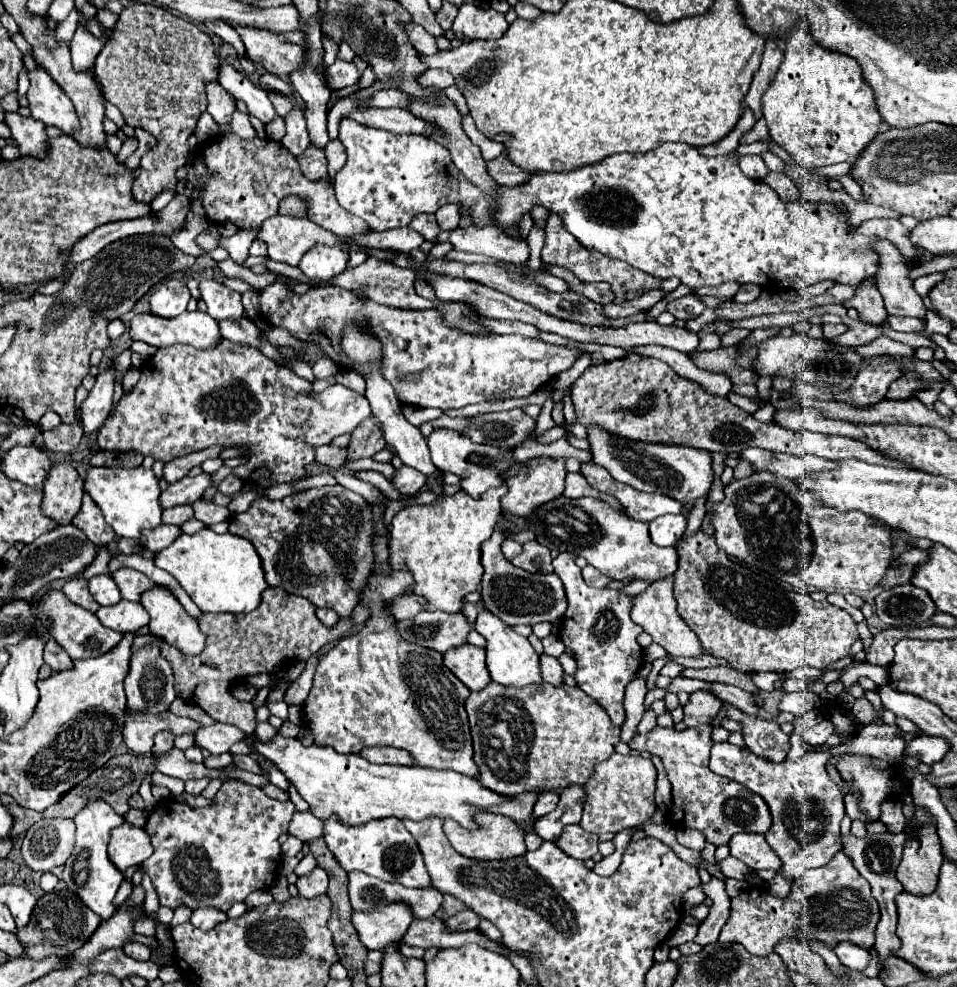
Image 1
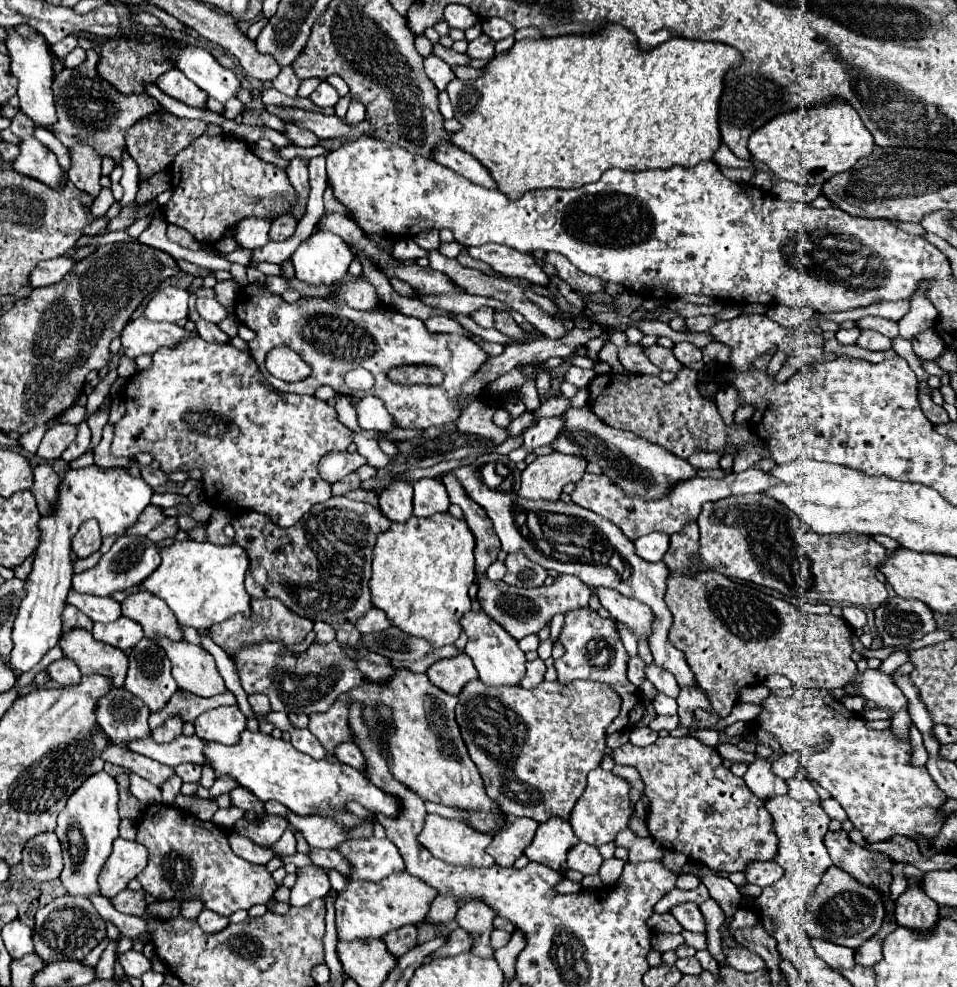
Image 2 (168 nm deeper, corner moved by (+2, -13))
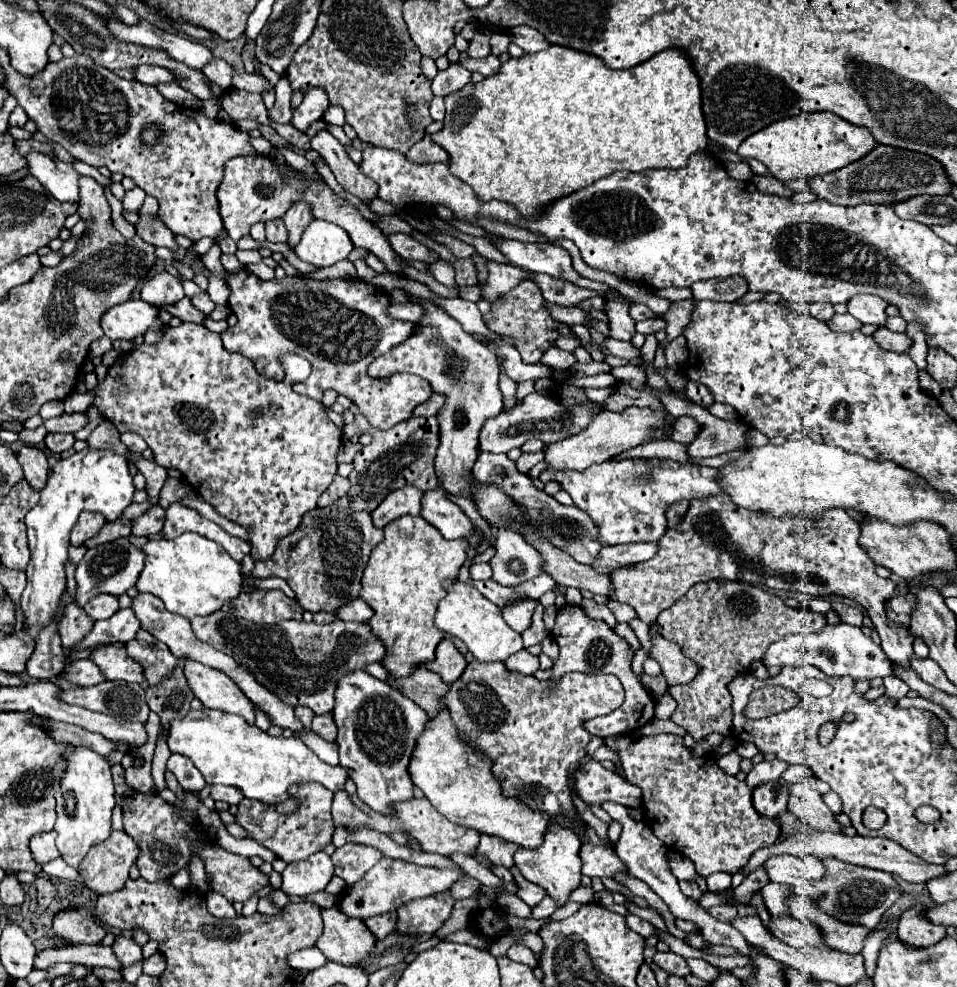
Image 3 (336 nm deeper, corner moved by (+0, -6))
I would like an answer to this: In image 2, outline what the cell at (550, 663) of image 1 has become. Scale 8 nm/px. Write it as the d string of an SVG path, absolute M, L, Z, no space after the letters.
M536 659L532 663L526 663L526 677L522 679L522 687L524 689L534 689L544 681L544 673L546 673L546 665L542 659Z

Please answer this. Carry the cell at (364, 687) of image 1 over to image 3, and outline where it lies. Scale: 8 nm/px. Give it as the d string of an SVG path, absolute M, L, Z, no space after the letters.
M442 710L430 720L424 734L420 734L410 760L410 776L442 816L460 826L474 828L480 834L492 834L534 850L542 844L544 834L552 824L544 812L532 812L532 808L520 804L520 800L504 796L500 780L492 776L492 762L484 760L484 756L460 736L448 710Z

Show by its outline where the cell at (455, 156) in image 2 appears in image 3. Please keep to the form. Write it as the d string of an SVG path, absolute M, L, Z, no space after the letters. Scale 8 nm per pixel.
M426 134L420 142L416 142L410 150L408 150L408 160L416 162L416 164L432 164L432 162L448 162L448 154L430 140L430 136Z

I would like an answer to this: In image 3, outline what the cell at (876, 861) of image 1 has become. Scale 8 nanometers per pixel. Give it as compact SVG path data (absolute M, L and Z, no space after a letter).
M808 782L790 784L790 798L788 808L804 818L812 828L840 832L840 824L834 820L834 814L828 810L828 806L822 802L820 794L808 786Z

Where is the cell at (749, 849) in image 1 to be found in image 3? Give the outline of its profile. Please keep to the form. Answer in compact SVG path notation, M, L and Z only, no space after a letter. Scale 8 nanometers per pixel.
M790 854L772 856L764 864L764 868L772 882L792 884L792 886L806 884L808 880L820 880L824 876L824 864L814 856L808 858L790 856Z

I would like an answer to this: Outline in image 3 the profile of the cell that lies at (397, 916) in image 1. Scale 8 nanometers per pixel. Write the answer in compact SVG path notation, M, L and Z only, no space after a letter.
M382 858L376 868L370 868L370 872L356 884L348 886L342 892L340 900L340 910L346 916L352 918L370 918L376 914L384 912L394 912L400 904L414 900L414 898L424 898L432 896L444 890L450 890L450 886L460 878L460 870L454 868L434 868L434 866L418 866L410 864L404 860L394 860L394 858Z

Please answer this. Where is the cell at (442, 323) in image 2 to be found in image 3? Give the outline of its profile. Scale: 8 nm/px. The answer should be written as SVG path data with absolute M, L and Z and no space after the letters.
M392 302L388 306L390 316L394 316L396 320L404 320L404 322L418 322L424 314L424 308L420 304L412 304L412 302Z

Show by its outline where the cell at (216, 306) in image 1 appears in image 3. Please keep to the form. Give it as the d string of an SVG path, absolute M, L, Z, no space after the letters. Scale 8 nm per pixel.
M206 292L196 294L196 296L192 296L190 300L192 300L192 304L196 304L196 308L198 308L200 312L204 312L206 316L208 316L208 314L214 310L214 306L216 306L216 304L210 300L210 296L208 296Z

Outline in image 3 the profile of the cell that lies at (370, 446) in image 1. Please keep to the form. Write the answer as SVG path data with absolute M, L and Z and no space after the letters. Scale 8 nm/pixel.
M336 476L334 482L328 486L328 490L320 496L318 500L318 508L326 508L326 506L332 506L340 496L344 496L350 488L350 482L348 478L342 478L342 476Z

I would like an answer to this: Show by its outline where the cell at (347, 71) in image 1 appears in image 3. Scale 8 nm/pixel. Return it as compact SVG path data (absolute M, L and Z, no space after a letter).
M312 88L308 90L308 94L304 96L302 104L292 112L292 120L290 124L298 130L298 132L306 132L306 128L320 120L322 114L328 110L328 98L324 94L322 88Z

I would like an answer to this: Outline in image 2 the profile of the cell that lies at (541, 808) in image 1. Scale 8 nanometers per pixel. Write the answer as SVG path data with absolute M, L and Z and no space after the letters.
M514 819L506 825L506 829L494 835L494 841L486 851L496 859L498 865L510 867L532 843L536 827L538 823L534 823L534 819Z

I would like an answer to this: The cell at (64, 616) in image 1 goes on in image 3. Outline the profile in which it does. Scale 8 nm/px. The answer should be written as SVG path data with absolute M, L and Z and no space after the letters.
M100 646L90 654L90 660L104 672L108 680L124 680L144 684L144 672L136 660L132 660L124 646Z

